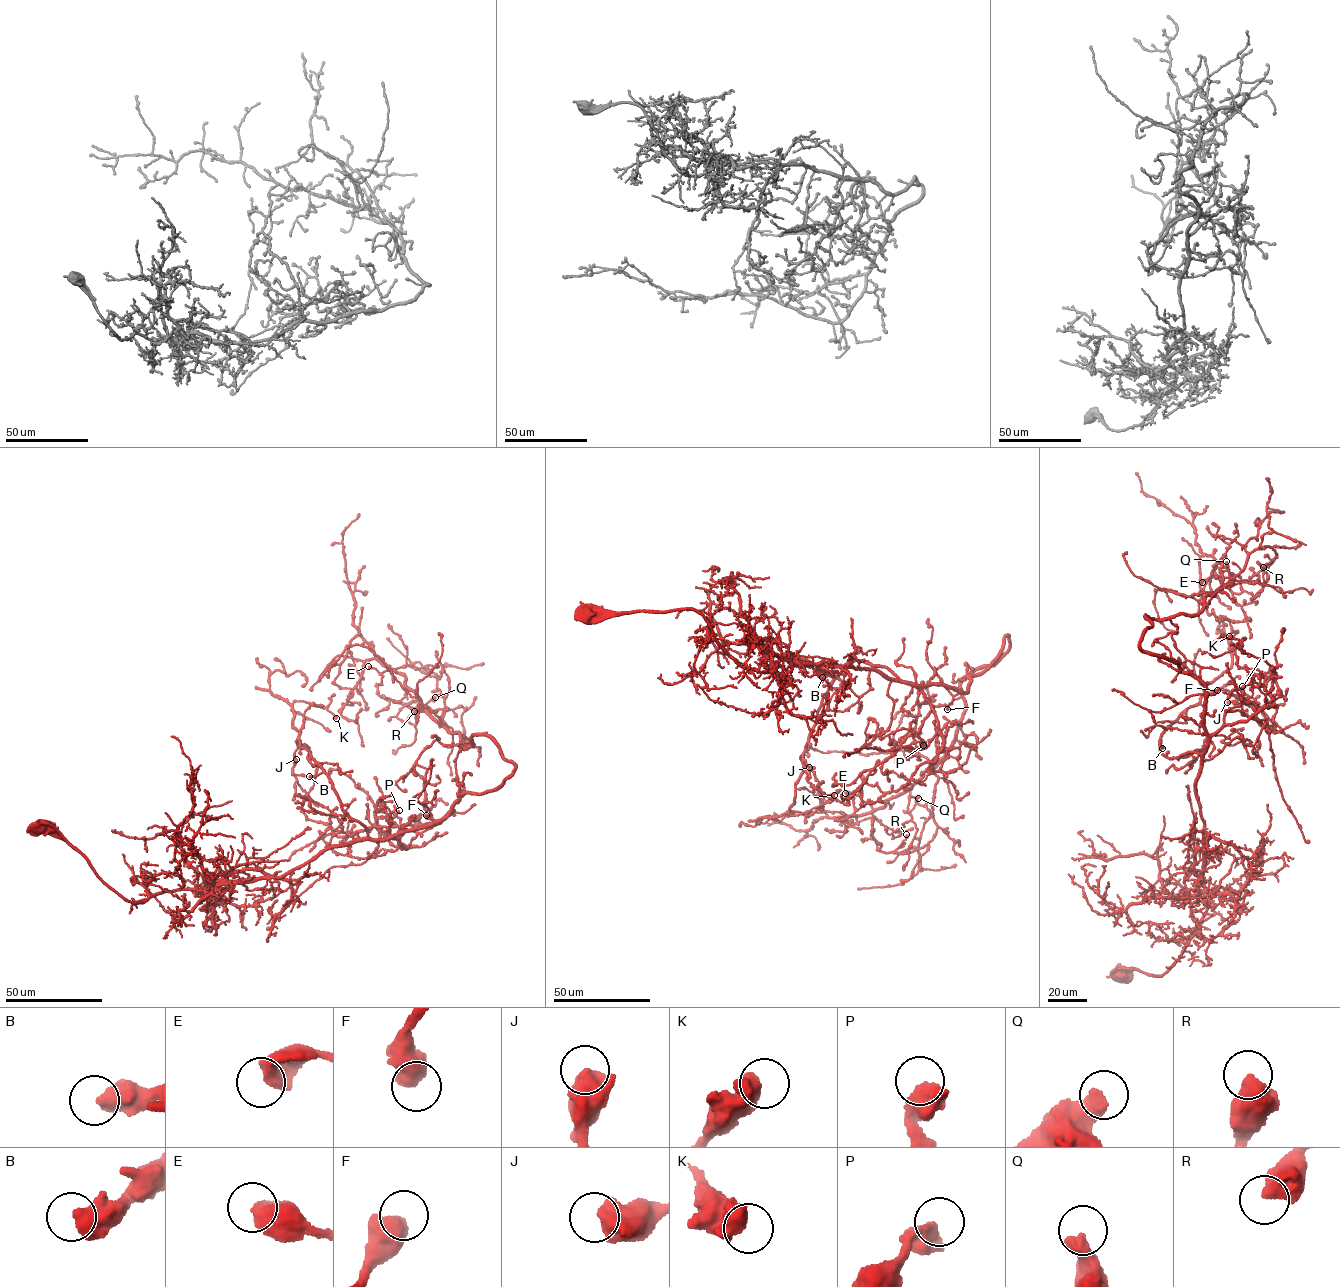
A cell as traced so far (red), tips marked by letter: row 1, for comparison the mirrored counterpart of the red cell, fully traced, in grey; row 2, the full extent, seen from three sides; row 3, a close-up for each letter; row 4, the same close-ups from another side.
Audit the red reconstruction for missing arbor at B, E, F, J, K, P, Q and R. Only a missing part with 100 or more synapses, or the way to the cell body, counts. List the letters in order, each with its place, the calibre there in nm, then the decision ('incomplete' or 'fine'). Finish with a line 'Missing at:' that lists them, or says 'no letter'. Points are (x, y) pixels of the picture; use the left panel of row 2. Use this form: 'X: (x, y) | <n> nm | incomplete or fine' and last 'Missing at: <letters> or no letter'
B: (309, 776) | 600 nm | fine
E: (368, 666) | 550 nm | fine
F: (426, 815) | 650 nm | fine
J: (296, 759) | 700 nm | fine
K: (336, 718) | 650 nm | fine
P: (399, 810) | 650 nm | fine
Q: (435, 697) | 500 nm | fine
R: (414, 711) | 550 nm | fine
Missing at: no letter

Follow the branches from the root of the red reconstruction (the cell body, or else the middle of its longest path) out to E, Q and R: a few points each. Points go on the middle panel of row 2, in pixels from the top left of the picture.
E: (586, 613), (689, 609), (745, 667), (962, 692), (1008, 637), (961, 682), (934, 767), (882, 807), (845, 793)
Q: (586, 613), (689, 609), (745, 667), (795, 658), (962, 692), (1008, 636), (961, 682), (963, 719), (918, 798)
R: (586, 613), (689, 609), (745, 667), (962, 692), (1008, 636), (961, 682), (935, 835), (898, 853), (906, 834)

